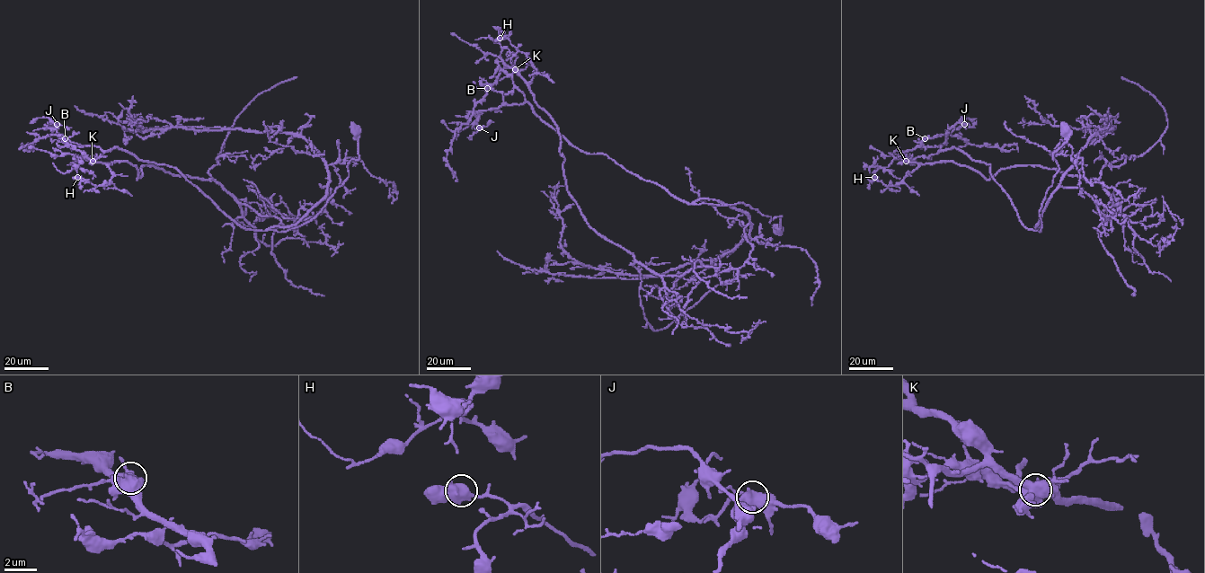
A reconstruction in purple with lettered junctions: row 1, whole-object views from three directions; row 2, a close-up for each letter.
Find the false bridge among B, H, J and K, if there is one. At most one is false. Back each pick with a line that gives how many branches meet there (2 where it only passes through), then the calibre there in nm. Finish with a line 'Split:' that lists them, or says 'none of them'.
K: Branches: 3. Thickness 650 nm
Split: K

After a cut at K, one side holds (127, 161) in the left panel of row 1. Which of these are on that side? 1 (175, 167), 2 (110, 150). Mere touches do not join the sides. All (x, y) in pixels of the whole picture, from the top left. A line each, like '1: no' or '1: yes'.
1: no
2: no

